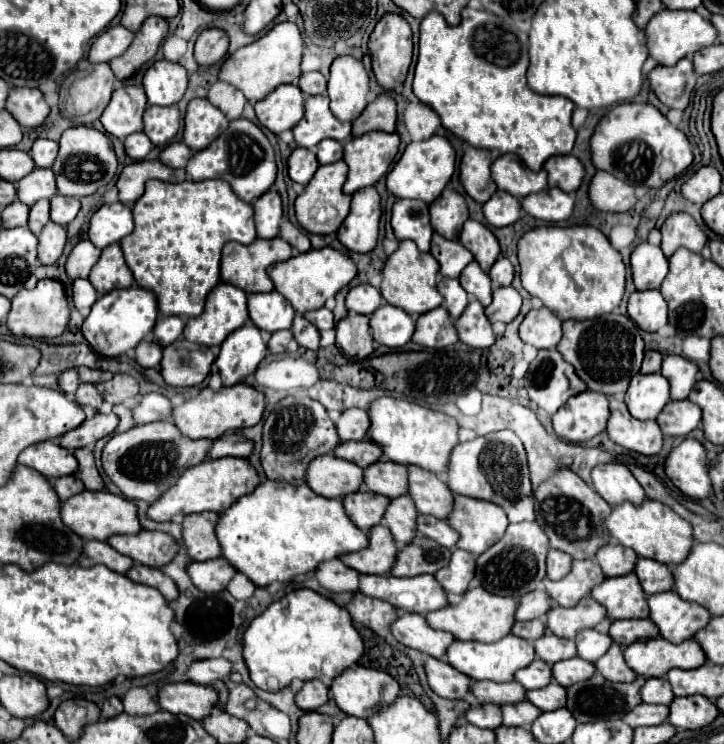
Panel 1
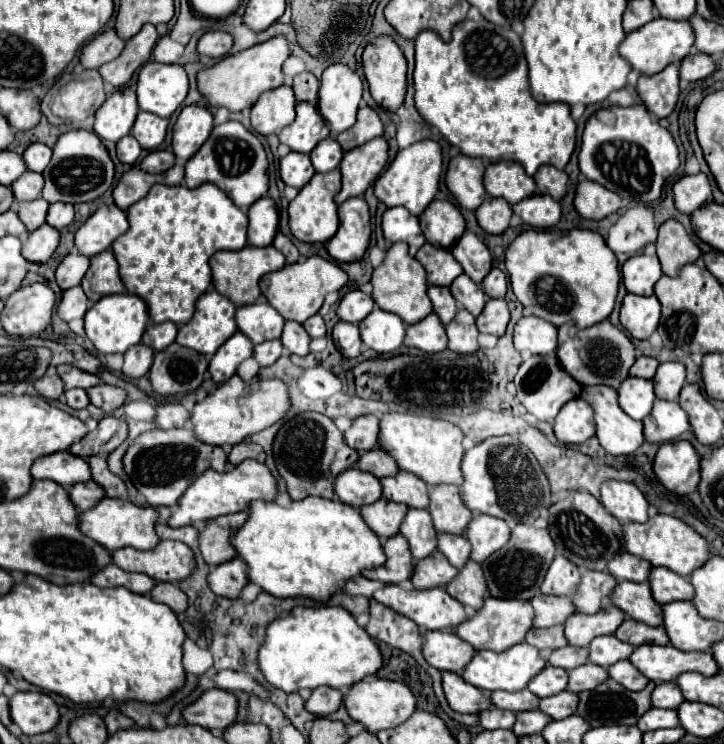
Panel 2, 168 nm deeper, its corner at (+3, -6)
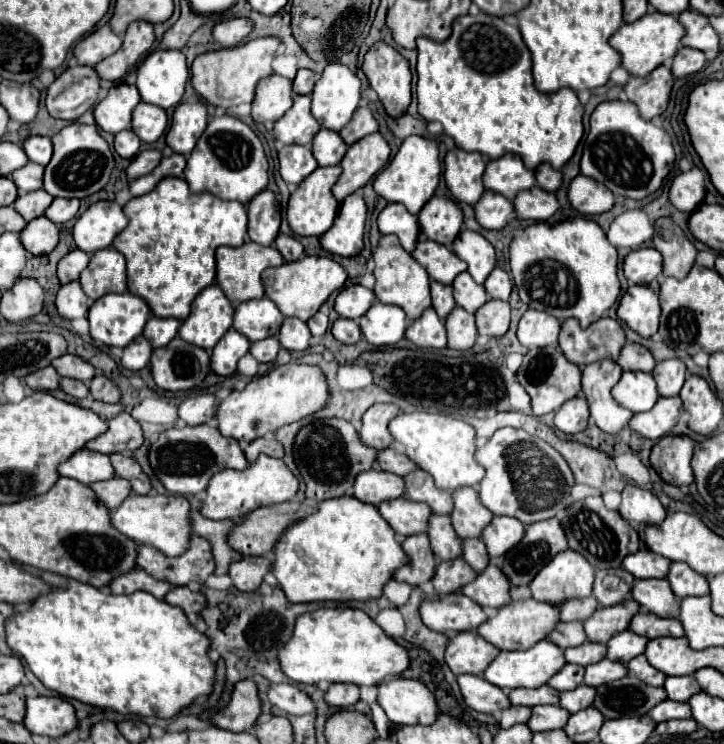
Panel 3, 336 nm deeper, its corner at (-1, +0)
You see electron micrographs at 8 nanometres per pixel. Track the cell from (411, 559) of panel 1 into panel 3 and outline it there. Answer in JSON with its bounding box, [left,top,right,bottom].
[431,558,477,596]

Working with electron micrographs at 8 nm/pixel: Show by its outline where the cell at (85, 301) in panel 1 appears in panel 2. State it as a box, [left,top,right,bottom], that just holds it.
[57,286,89,322]

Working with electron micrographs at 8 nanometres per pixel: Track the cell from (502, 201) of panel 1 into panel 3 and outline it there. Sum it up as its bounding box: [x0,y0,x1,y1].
[475,190,513,230]

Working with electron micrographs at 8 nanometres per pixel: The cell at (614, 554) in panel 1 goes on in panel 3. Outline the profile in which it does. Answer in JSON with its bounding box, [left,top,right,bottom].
[623,548,671,578]

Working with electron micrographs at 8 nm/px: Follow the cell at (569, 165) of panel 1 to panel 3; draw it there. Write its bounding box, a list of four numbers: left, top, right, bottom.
[535,164,561,192]

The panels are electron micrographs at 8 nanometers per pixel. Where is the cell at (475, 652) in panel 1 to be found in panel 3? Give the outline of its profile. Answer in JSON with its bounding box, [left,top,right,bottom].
[485,640,565,690]

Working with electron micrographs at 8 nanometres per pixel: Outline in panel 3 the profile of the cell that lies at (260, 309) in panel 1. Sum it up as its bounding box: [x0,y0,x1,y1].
[233,298,285,342]

